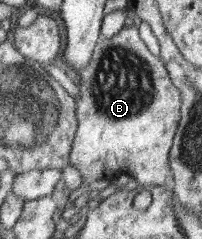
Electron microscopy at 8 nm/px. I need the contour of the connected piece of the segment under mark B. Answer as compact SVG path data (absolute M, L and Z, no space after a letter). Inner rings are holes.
M134 25L123 27L114 37L99 37L89 58L88 65L78 72L79 98L75 100L77 130L71 145L69 163L80 171L86 185L120 173L132 173L142 187L166 185L170 173L169 153L181 118L181 95L161 58L148 50L138 35L138 27Z

